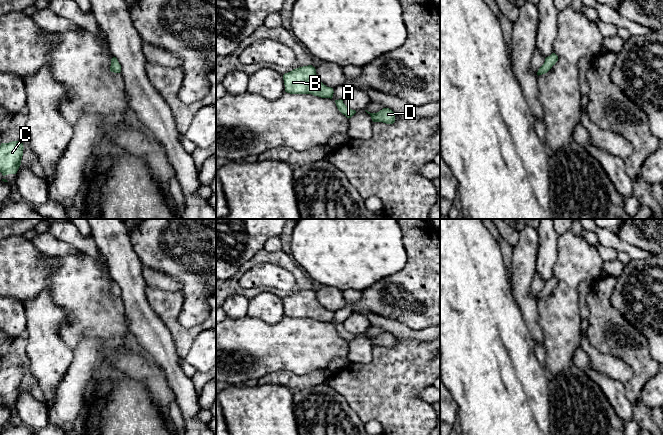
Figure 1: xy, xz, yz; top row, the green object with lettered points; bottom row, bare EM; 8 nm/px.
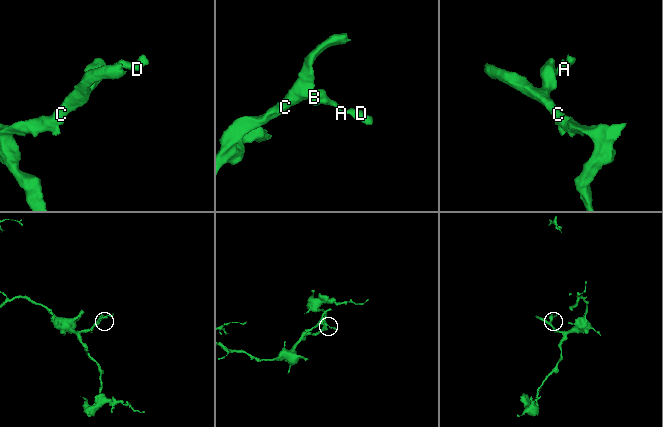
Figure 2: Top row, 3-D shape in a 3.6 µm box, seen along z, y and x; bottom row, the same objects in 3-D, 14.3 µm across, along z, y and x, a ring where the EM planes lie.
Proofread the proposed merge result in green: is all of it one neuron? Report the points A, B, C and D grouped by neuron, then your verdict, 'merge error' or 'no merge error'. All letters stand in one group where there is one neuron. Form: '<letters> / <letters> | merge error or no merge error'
A B C D | no merge error

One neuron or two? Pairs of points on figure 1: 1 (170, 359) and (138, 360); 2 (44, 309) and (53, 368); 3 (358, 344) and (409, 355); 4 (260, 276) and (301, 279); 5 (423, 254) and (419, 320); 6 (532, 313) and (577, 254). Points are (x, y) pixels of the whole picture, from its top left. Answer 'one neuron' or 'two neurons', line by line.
1: two neurons
2: one neuron
3: two neurons
4: two neurons
5: one neuron
6: two neurons

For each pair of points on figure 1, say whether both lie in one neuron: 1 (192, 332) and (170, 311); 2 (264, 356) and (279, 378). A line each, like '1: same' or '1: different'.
1: same
2: different

